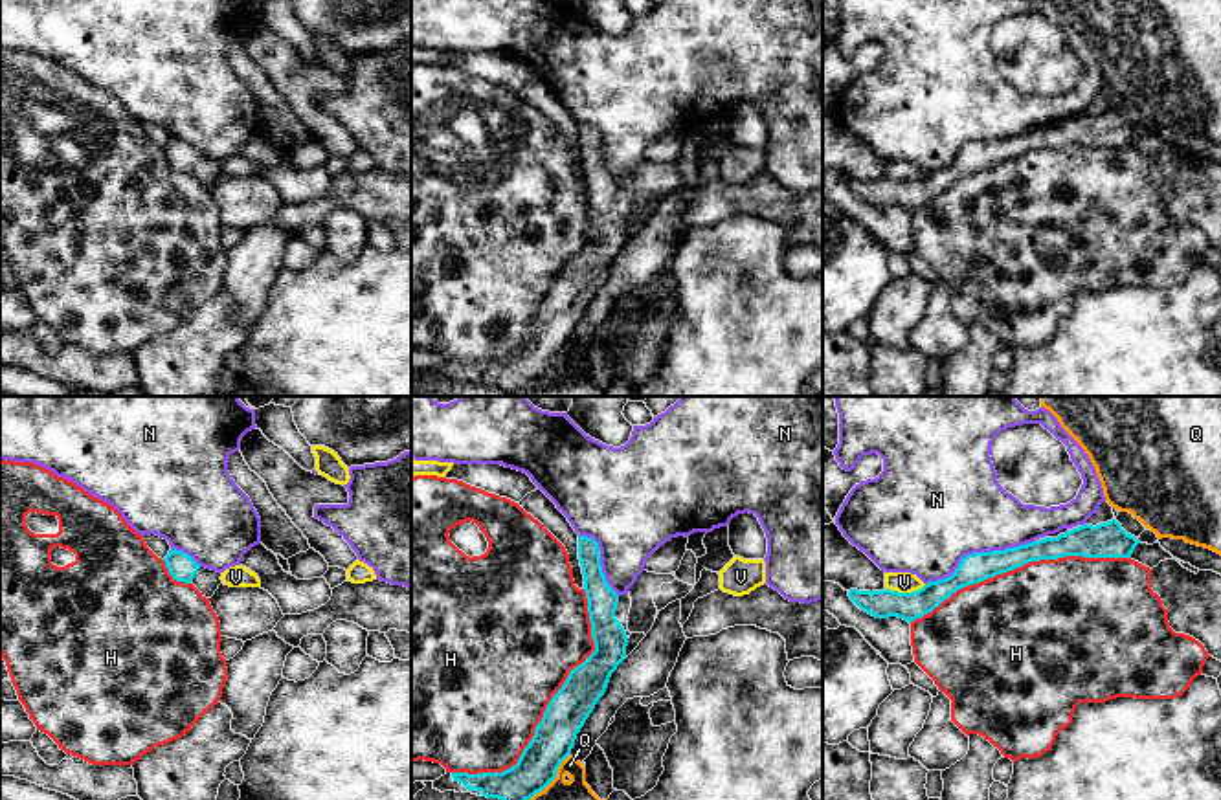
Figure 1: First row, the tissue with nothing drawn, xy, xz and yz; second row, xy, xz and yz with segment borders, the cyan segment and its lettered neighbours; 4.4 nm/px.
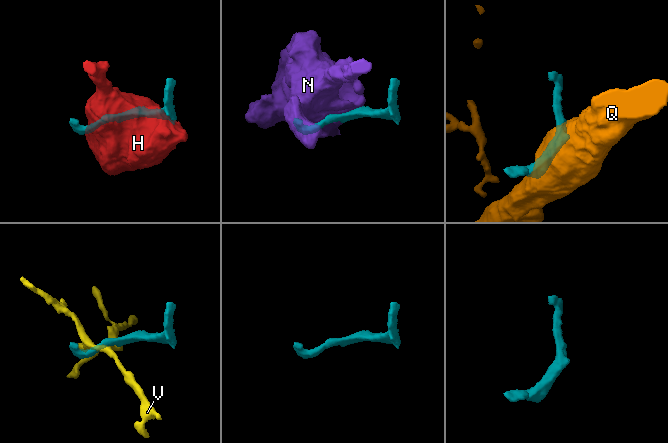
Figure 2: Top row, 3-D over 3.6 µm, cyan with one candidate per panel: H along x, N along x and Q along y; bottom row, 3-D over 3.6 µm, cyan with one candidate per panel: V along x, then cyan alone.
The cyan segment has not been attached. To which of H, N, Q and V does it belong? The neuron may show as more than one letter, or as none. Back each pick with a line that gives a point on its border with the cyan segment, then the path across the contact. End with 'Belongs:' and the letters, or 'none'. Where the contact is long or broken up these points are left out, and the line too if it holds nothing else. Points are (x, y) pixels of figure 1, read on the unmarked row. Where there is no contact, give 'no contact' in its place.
Belongs: none

